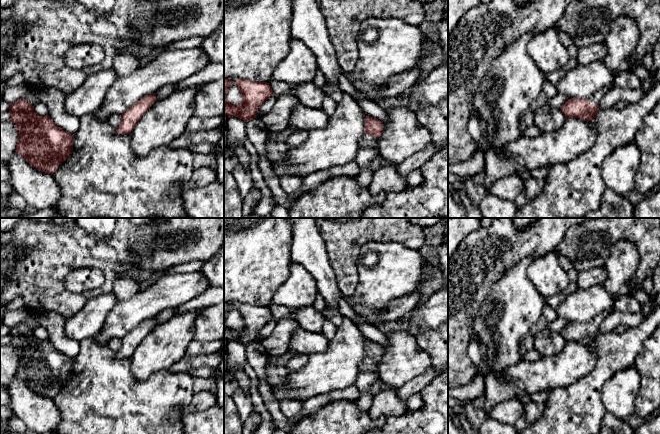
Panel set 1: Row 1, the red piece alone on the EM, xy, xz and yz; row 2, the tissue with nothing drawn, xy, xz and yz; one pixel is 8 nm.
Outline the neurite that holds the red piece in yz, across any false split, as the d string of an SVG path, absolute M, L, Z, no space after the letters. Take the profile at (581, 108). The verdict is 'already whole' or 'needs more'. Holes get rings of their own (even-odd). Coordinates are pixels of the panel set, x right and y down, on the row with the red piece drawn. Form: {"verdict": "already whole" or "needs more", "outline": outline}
{"verdict": "needs more", "outline": "M615 84L595 92L588 99L572 98L568 99L562 106L561 110L565 118L581 118L585 121L593 121L599 110L599 101L604 93L614 87Z"}

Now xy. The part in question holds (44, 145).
{"verdict": "already whole", "outline": "M24 98L10 103L10 120L16 124L16 152L38 171L53 174L73 150L74 135L58 127L49 115L39 116Z"}

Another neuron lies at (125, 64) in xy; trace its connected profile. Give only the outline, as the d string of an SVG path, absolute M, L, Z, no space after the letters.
M126 53L116 55L112 62L112 69L119 77L130 75L139 68L140 59L134 54Z

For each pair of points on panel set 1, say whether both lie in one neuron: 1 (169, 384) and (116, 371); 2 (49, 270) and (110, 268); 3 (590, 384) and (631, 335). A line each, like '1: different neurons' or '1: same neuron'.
1: same neuron
2: same neuron
3: same neuron

